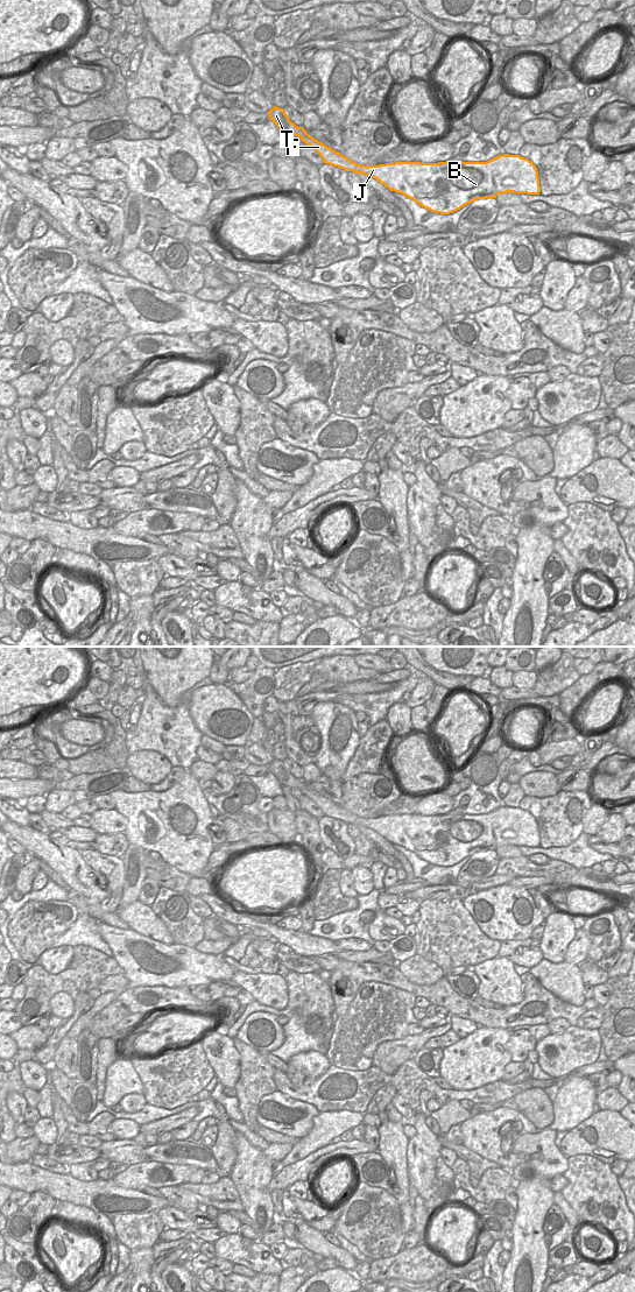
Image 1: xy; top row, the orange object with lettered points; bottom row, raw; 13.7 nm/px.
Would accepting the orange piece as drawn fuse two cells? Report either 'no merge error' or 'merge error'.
no merge error

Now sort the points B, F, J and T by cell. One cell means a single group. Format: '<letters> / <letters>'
B F J T

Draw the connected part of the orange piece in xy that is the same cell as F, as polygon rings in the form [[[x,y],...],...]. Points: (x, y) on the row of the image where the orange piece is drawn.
[[[274,106],[269,119],[280,132],[296,135],[313,148],[324,163],[375,178],[390,191],[402,193],[435,213],[450,214],[478,199],[514,192],[539,195],[535,164],[520,155],[503,154],[487,162],[395,162],[361,165],[310,136]]]

